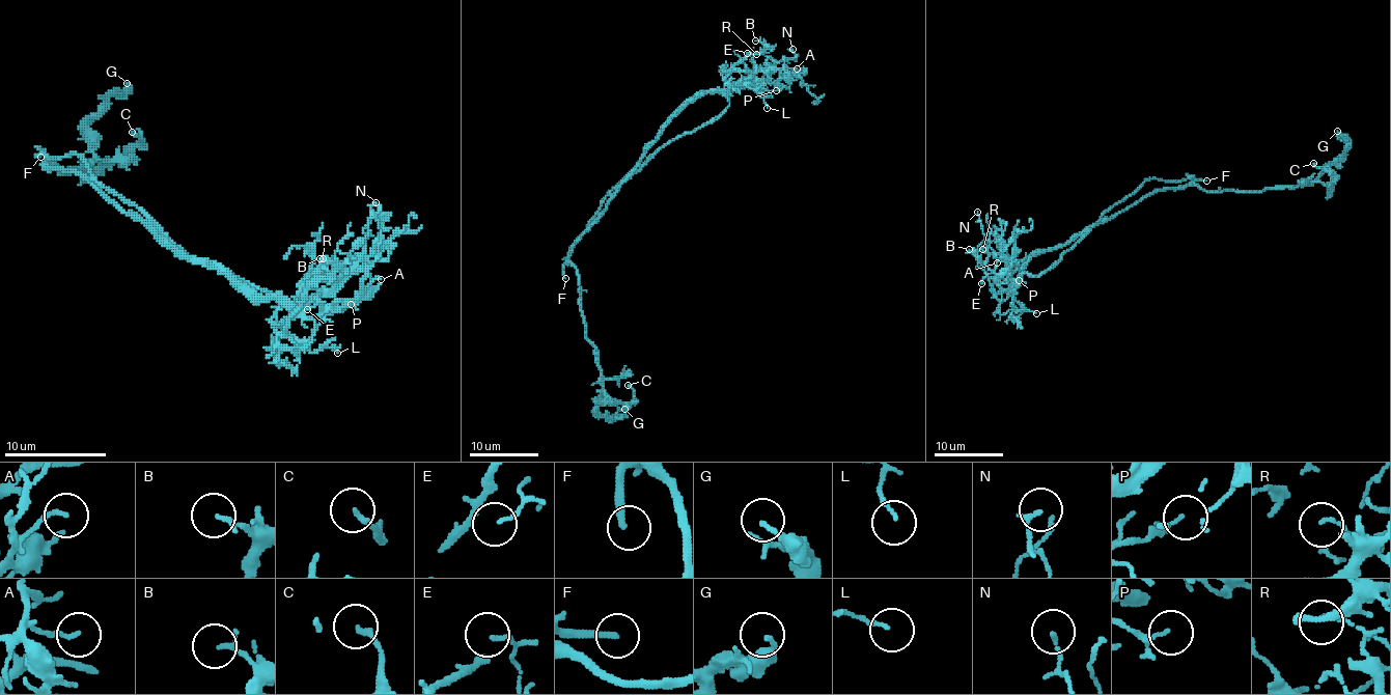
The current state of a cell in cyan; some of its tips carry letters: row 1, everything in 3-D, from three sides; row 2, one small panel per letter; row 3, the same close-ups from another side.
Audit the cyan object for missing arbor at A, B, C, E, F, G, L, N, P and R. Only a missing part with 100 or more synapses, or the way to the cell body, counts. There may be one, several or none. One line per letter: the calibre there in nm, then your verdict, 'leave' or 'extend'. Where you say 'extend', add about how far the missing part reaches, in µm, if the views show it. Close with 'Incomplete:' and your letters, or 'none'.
A: 140 nm | leave
B: 150 nm | leave
C: 170 nm | leave
E: 110 nm | leave
F: 240 nm | extend | 40 µm
G: 150 nm | leave
L: 110 nm | leave
N: 130 nm | leave
P: 80 nm | leave
R: 110 nm | leave
Incomplete: F

